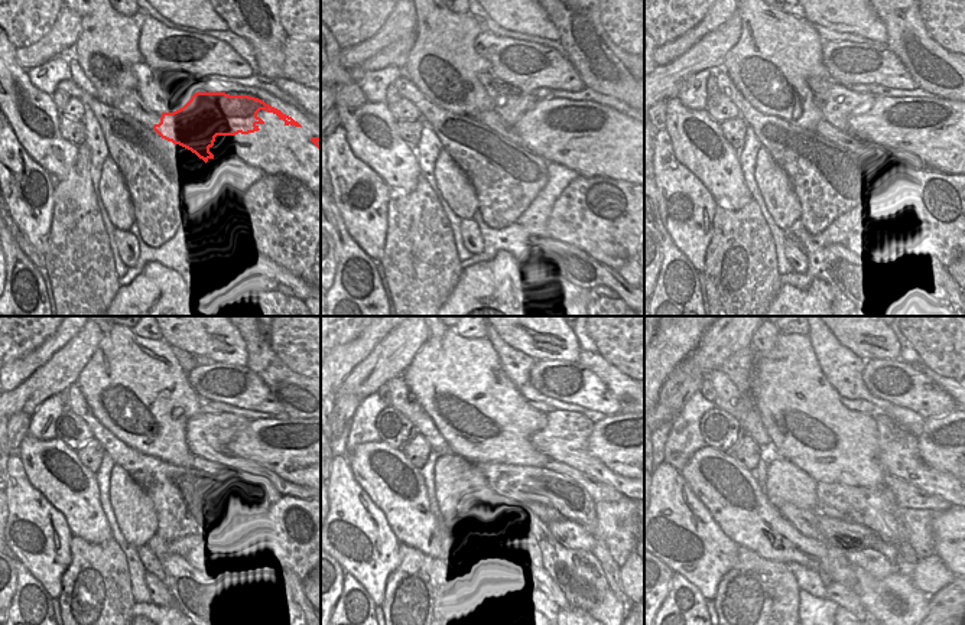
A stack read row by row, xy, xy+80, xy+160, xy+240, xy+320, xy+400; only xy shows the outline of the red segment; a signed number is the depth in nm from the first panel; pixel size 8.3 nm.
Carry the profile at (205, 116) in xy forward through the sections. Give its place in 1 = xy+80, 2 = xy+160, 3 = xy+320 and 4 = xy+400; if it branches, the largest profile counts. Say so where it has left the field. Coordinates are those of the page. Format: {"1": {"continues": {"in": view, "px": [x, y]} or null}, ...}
{"1": {"continues": {"in": "xy+80", "px": [568, 116]}}, "2": {"continues": {"in": "xy+160", "px": [892, 116]}}, "3": {"continues": {"in": "xy+320", "px": [614, 429]}}, "4": {"continues": {"in": "xy+400", "px": [938, 430]}}}

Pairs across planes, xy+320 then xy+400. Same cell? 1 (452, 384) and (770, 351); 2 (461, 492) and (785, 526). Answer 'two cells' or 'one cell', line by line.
1: two cells
2: two cells

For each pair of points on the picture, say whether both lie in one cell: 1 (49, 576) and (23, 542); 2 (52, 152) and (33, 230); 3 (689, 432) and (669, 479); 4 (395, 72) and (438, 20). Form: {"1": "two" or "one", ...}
{"1": "one", "2": "two", "3": "two", "4": "two"}

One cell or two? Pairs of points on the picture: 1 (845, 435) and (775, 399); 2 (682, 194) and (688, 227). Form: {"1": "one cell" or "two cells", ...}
{"1": "one cell", "2": "one cell"}

